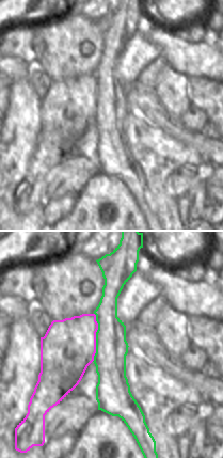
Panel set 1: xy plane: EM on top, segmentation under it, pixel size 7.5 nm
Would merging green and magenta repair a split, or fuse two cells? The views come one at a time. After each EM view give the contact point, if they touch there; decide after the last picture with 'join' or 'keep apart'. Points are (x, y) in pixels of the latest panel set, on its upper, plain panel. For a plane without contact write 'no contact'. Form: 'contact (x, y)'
contact (96, 98)

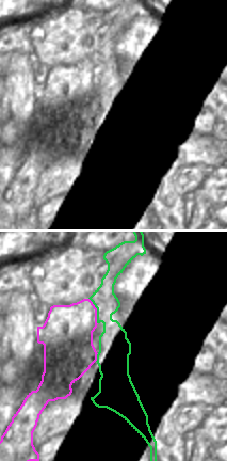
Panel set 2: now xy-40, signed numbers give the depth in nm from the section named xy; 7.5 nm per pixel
contact (97, 72)

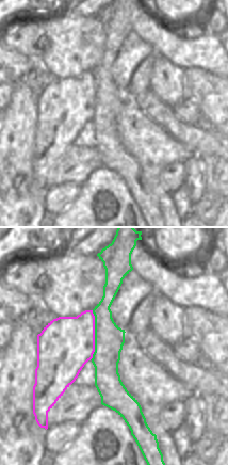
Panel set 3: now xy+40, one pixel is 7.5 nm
contact (95, 96)

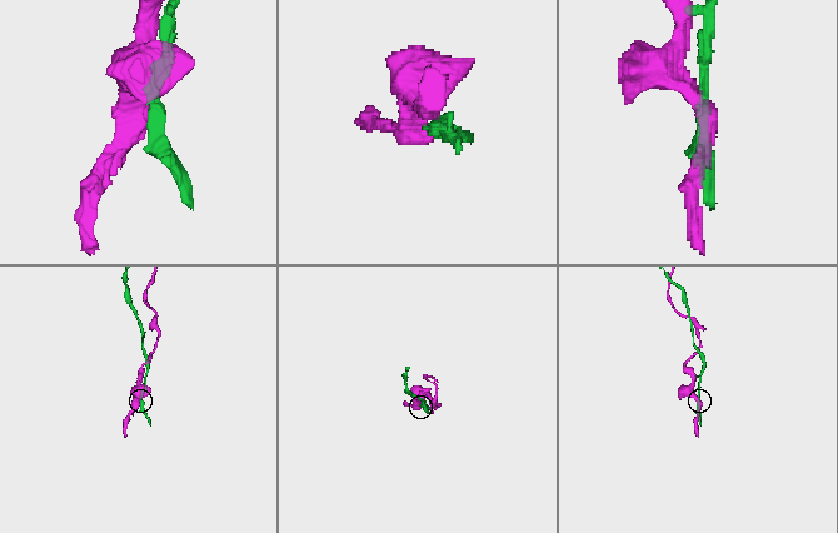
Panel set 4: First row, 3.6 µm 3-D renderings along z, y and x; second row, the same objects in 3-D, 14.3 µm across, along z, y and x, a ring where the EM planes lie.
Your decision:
keep apart

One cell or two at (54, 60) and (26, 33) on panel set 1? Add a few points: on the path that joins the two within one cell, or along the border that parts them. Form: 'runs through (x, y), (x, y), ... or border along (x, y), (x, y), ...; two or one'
border along (42, 24), (34, 37), (35, 62), (28, 64); two

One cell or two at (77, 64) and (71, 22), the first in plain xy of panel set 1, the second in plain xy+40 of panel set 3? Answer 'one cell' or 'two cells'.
one cell

